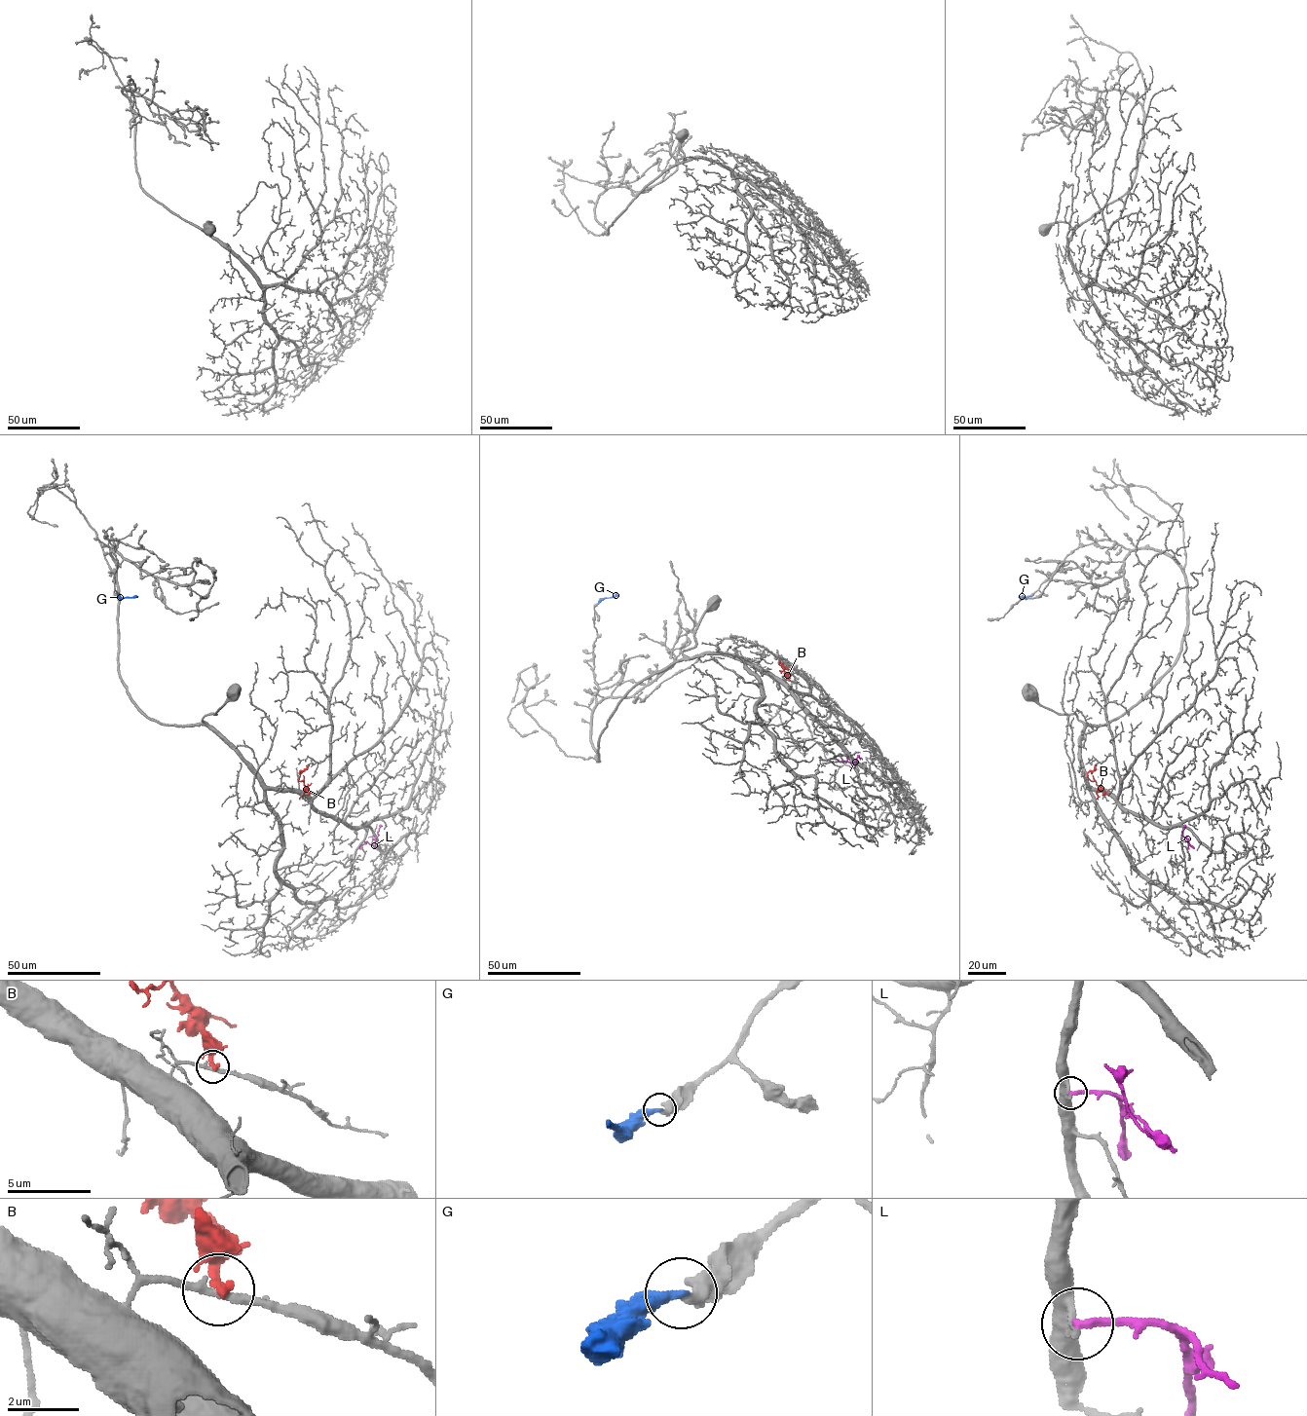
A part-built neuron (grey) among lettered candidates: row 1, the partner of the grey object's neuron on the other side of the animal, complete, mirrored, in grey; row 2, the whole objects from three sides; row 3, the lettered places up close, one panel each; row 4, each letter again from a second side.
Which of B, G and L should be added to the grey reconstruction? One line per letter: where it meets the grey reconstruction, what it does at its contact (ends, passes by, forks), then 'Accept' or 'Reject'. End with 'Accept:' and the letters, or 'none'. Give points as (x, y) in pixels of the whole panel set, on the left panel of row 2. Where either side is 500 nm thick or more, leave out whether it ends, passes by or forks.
B: Touches grey at (309, 793). It ends there. Reject
G: Touches grey at (118, 595). It ends there. Accept
L: Touches grey at (366, 841). It ends there. Reject
Accept: G

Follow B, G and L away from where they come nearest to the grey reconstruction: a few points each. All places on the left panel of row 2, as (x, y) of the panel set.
B: (308, 793), (298, 779), (299, 771), (309, 765)
G: (118, 595), (137, 596)
L: (366, 841), (375, 845), (382, 826)

